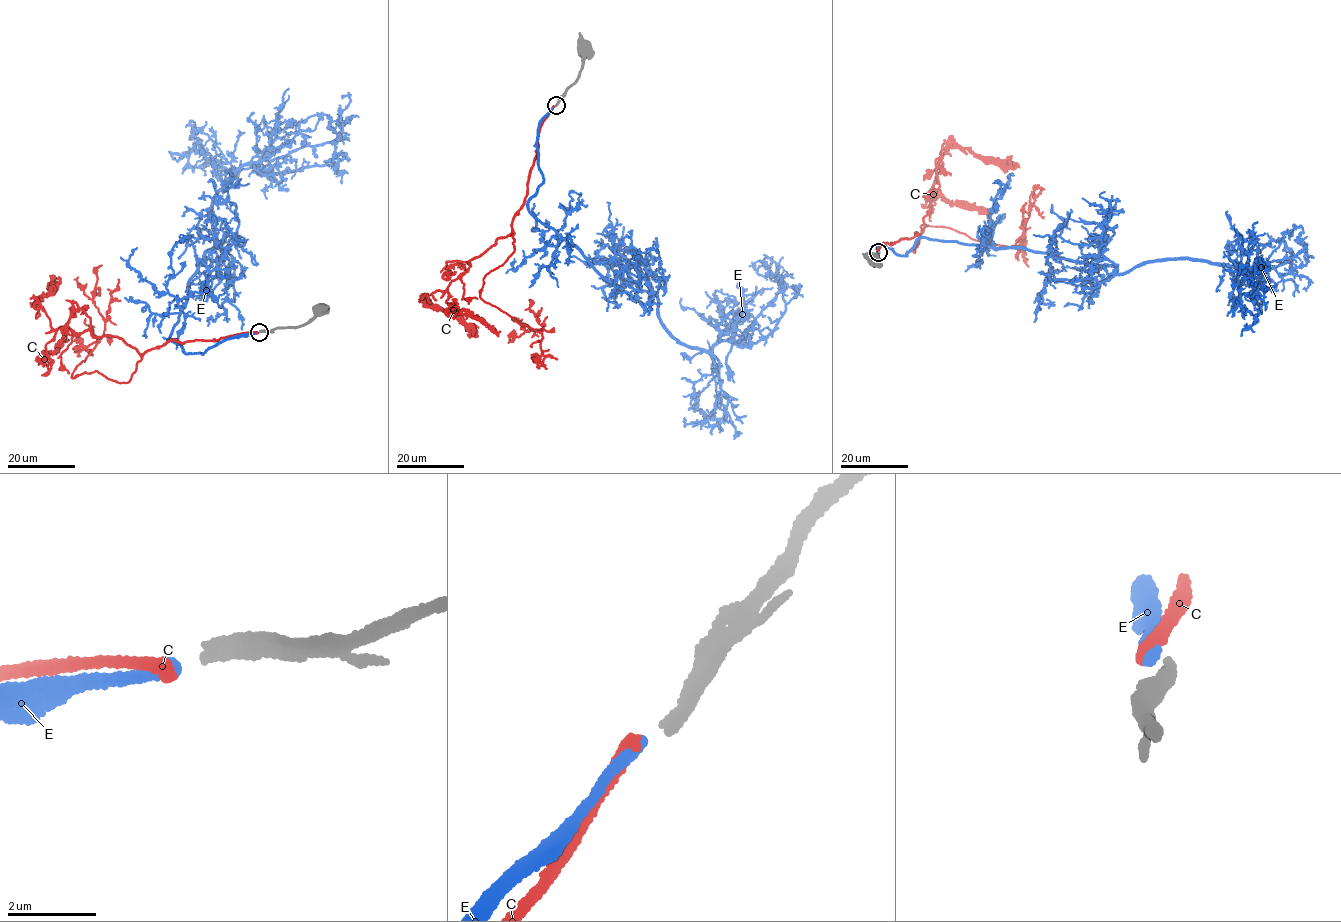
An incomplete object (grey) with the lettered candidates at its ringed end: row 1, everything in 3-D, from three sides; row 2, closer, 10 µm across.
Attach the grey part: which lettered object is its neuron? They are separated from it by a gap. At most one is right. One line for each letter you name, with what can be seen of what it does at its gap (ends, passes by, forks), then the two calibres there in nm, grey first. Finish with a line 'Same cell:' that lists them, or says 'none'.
E: it ends there; 320 nm thick on the grey side, 320 nm on the other
Same cell: E

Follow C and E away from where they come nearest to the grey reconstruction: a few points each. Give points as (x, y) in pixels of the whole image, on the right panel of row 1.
C: (877, 252), (914, 232), (914, 252), (923, 224), (1010, 247), (1024, 234), (1029, 196), (1043, 189)
E: (877, 251), (905, 255), (925, 237), (1117, 273), (1200, 261), (1239, 266), (1258, 298), (1263, 262)

